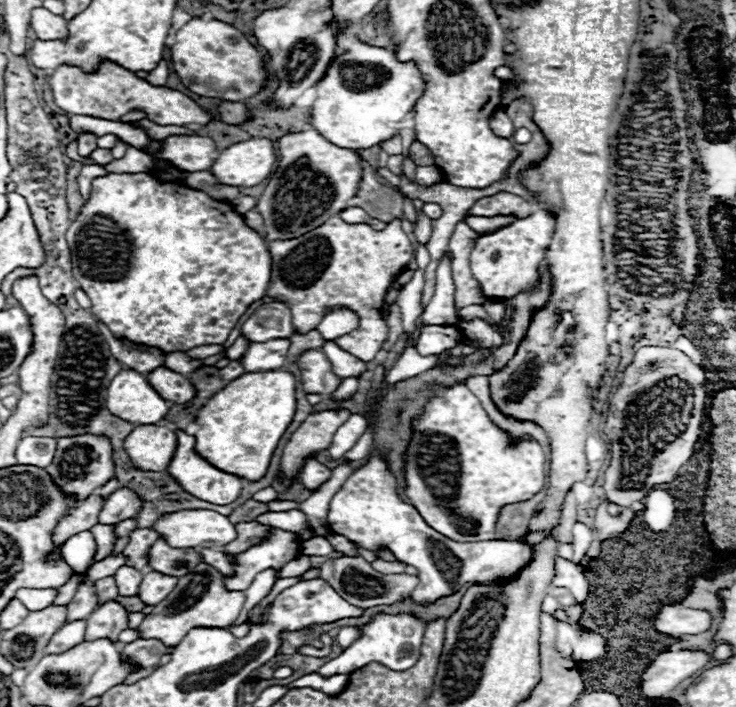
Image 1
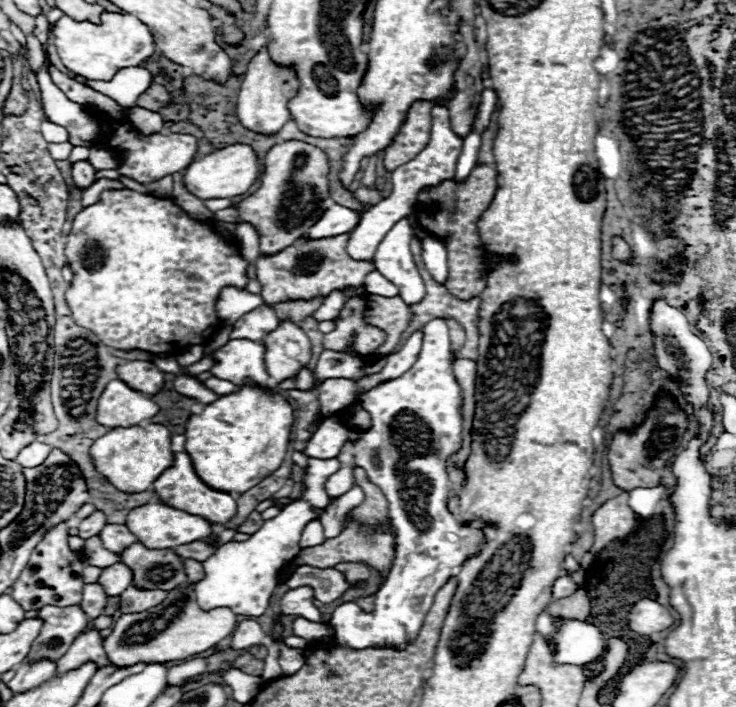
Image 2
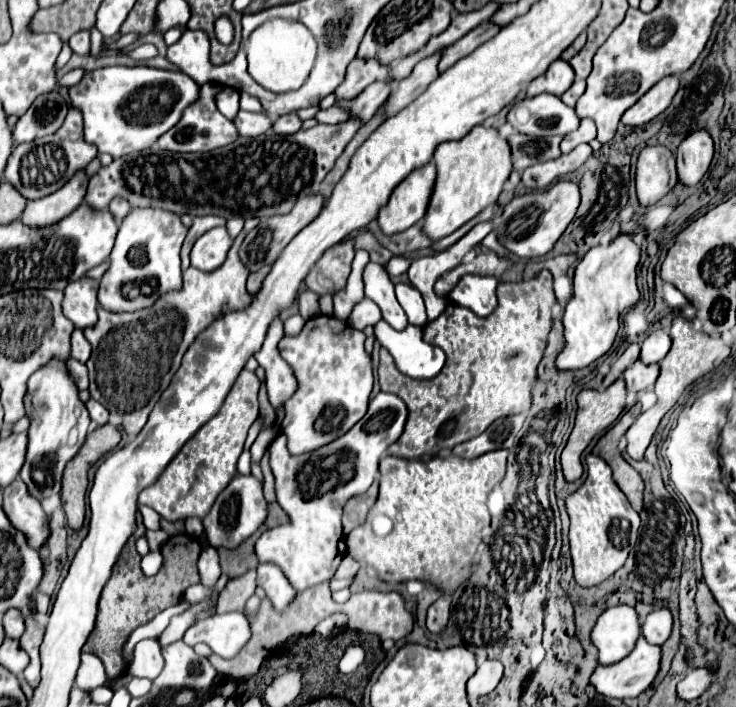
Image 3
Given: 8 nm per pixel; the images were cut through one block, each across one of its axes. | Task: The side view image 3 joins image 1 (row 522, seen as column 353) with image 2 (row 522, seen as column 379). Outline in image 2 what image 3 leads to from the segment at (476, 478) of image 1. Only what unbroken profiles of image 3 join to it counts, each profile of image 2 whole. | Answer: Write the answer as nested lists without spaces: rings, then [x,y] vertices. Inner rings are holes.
[[[434,318],[434,320],[430,320],[430,322],[424,326],[422,350],[420,350],[420,356],[418,356],[418,360],[414,362],[414,366],[412,366],[406,374],[402,374],[400,378],[392,378],[392,380],[386,380],[386,382],[380,382],[378,386],[374,386],[374,388],[368,390],[366,394],[358,396],[358,404],[362,404],[362,408],[366,408],[366,412],[370,412],[372,428],[366,430],[364,436],[362,436],[356,444],[350,444],[350,442],[344,444],[342,452],[338,454],[338,460],[342,462],[342,468],[340,468],[338,474],[332,474],[332,476],[326,480],[326,494],[332,496],[332,498],[338,498],[338,496],[342,496],[344,492],[348,492],[348,490],[352,488],[352,484],[354,484],[352,468],[354,468],[354,466],[364,468],[368,480],[370,480],[372,484],[376,484],[376,486],[384,492],[384,496],[386,496],[386,500],[388,500],[388,514],[390,514],[390,518],[392,518],[392,522],[394,522],[394,526],[396,526],[396,530],[398,530],[396,560],[394,560],[392,572],[390,572],[390,578],[386,580],[386,584],[380,588],[380,592],[378,592],[376,598],[374,598],[374,610],[372,610],[372,612],[364,612],[358,604],[346,602],[346,604],[338,606],[338,608],[334,610],[334,614],[332,614],[330,632],[332,632],[332,636],[336,638],[336,642],[342,644],[342,646],[346,646],[346,648],[362,650],[362,648],[370,648],[370,646],[372,646],[372,648],[384,648],[384,646],[386,646],[386,648],[398,648],[398,650],[402,650],[402,648],[408,648],[408,644],[414,644],[418,632],[422,630],[424,618],[426,618],[426,614],[428,614],[428,610],[430,610],[430,606],[432,606],[432,602],[434,602],[436,592],[438,592],[452,576],[458,576],[462,564],[464,564],[470,556],[476,556],[476,554],[484,548],[484,544],[486,544],[486,534],[484,534],[482,528],[478,528],[478,526],[474,526],[474,524],[462,524],[462,522],[458,522],[458,520],[454,518],[454,514],[448,510],[450,478],[448,478],[448,470],[446,470],[446,460],[448,460],[450,456],[454,456],[454,454],[462,448],[462,390],[460,390],[460,386],[458,386],[458,382],[456,382],[454,374],[452,374],[452,358],[454,358],[454,354],[452,354],[452,350],[450,350],[450,336],[448,336],[448,324],[446,324],[446,320],[444,320],[444,318]]]

